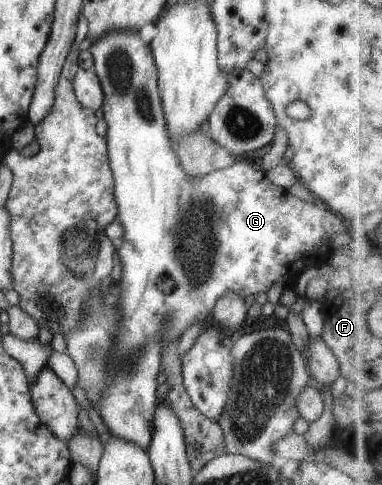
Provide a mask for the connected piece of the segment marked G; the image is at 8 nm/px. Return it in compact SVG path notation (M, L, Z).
M111 31L105 33L101 39L97 39L93 45L88 49L93 57L93 65L91 70L95 73L103 93L103 103L101 110L103 110L103 120L106 124L106 147L107 157L109 161L109 169L112 173L113 179L113 201L117 207L117 216L115 220L123 228L123 235L116 241L115 259L116 266L116 284L117 284L117 305L115 311L119 315L117 319L117 331L111 337L111 347L107 351L107 359L105 359L105 367L107 367L107 375L105 375L105 387L101 393L97 393L97 403L94 409L99 414L103 425L106 427L109 434L120 439L125 439L130 443L135 443L141 449L147 450L149 445L149 434L151 434L151 415L153 415L153 407L156 405L155 391L157 383L155 381L157 373L161 371L161 351L165 351L165 345L171 341L178 341L183 332L193 323L208 322L211 309L217 303L218 298L225 295L225 293L234 293L241 296L243 299L248 295L257 293L266 293L271 285L277 282L283 282L284 290L294 291L295 281L303 271L310 267L321 267L324 265L323 259L329 255L327 249L327 239L333 233L345 233L354 228L366 228L366 225L355 225L347 223L338 214L319 207L321 205L317 202L306 202L297 197L290 195L286 189L281 189L273 185L265 177L265 172L257 169L251 163L243 163L238 158L235 158L233 163L227 167L219 169L218 171L211 171L207 175L201 177L189 177L183 169L181 163L177 159L175 148L169 139L169 131L167 131L167 121L163 115L161 108L161 101L157 87L157 75L155 65L151 59L151 53L147 49L147 45L141 41L138 33L129 33L129 31Z

